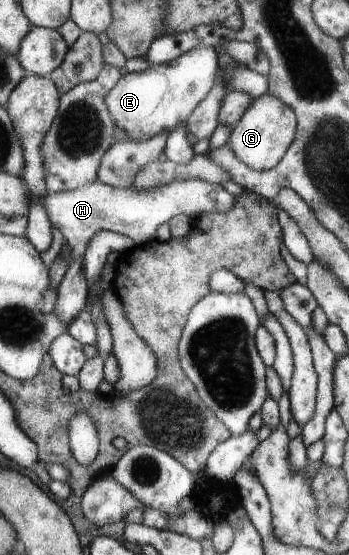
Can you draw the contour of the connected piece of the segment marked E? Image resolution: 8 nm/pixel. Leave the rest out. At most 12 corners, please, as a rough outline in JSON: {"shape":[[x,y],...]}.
{"shape":[[211,46],[127,72],[105,94],[126,140],[167,136],[205,98]]}

